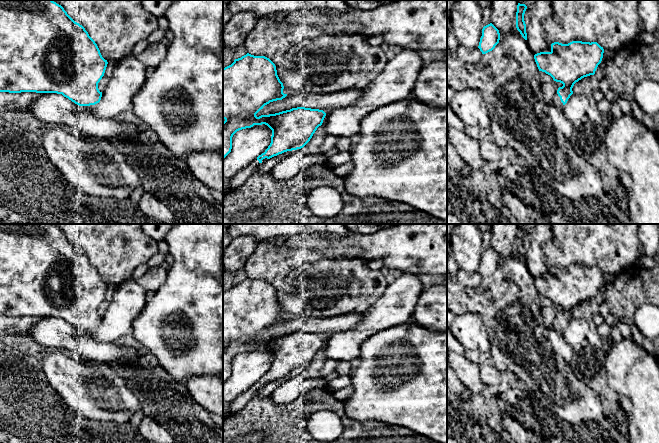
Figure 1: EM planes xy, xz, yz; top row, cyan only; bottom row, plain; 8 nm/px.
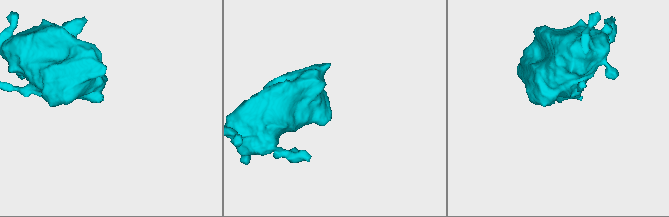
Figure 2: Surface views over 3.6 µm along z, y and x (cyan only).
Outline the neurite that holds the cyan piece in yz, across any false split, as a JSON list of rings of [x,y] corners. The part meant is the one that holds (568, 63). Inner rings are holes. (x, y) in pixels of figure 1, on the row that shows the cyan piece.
[[[554,42],[550,52],[534,55],[539,71],[563,84],[555,93],[550,105],[562,109],[573,94],[572,88],[584,77],[594,75],[603,58],[604,49],[597,42]]]

